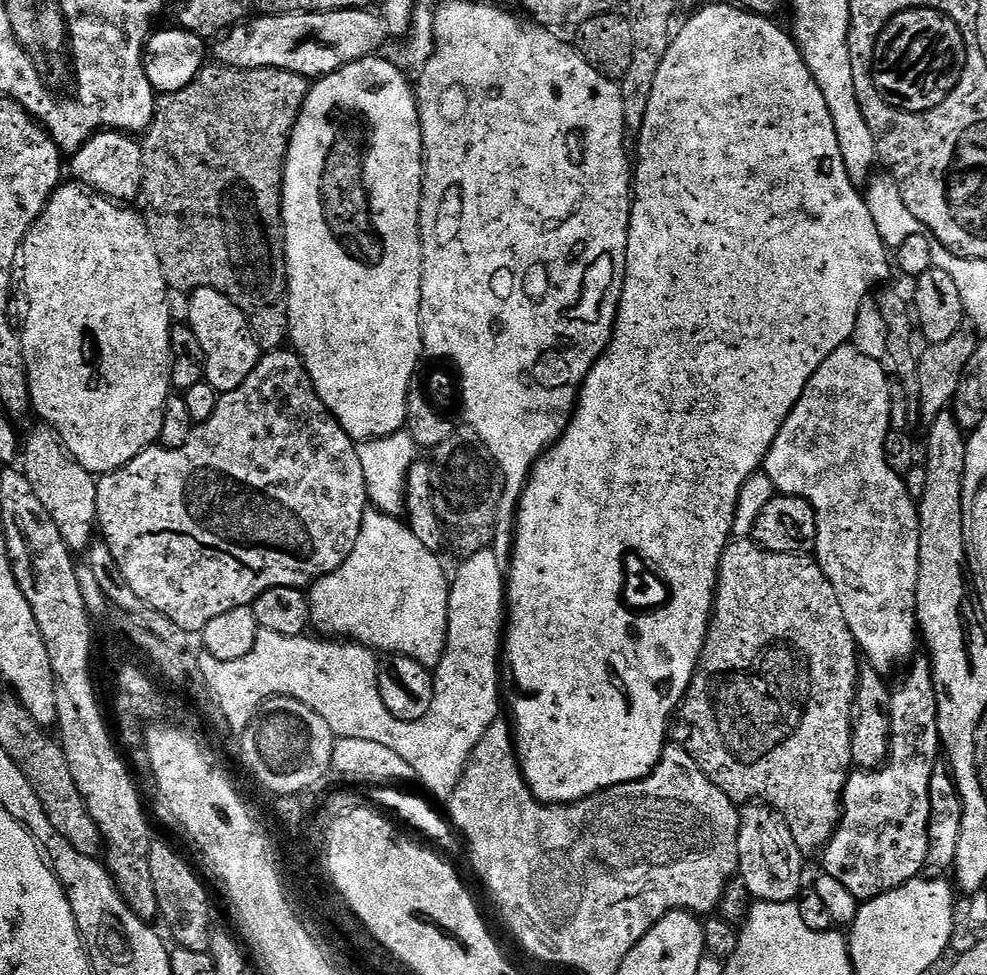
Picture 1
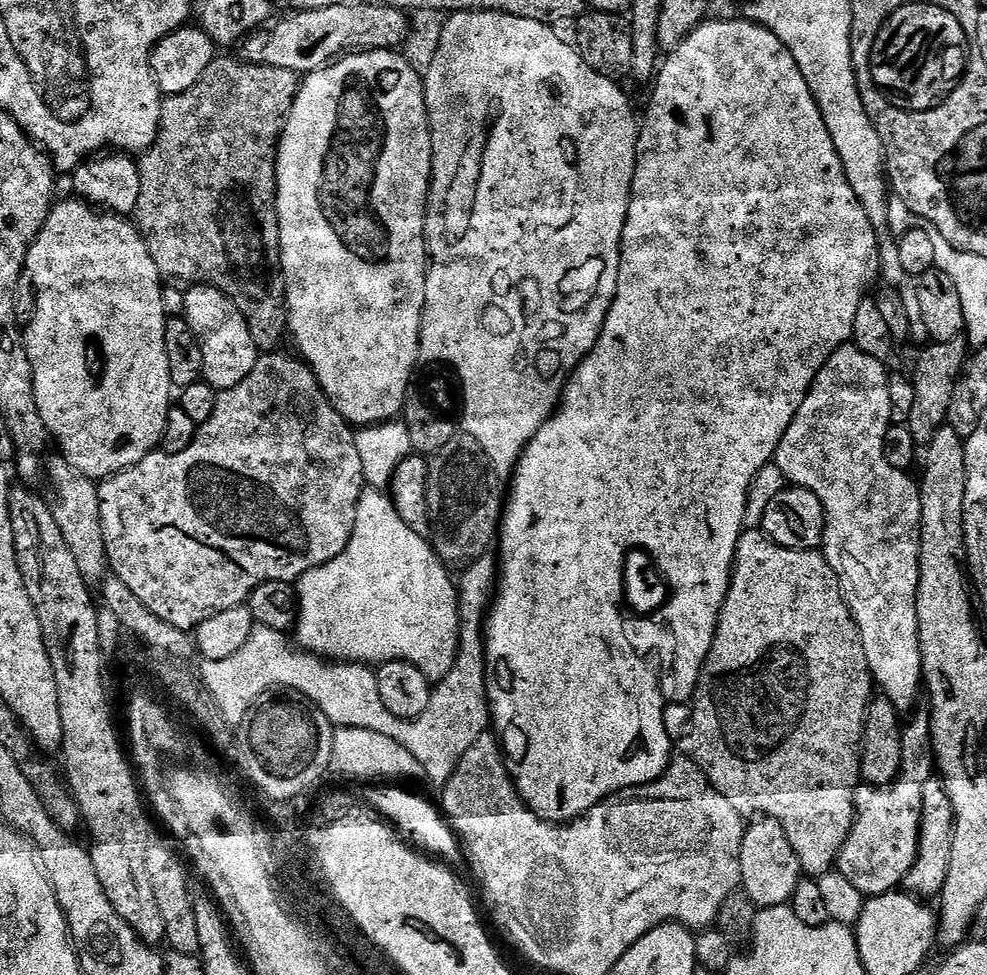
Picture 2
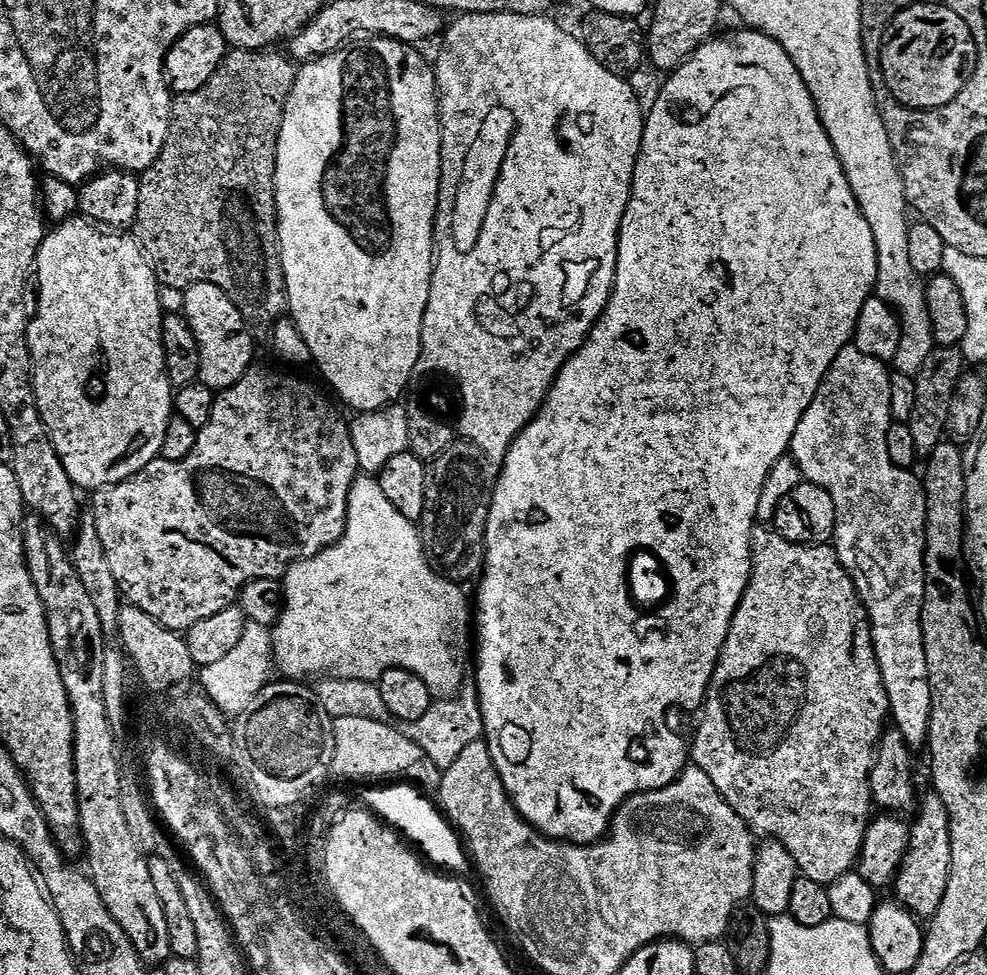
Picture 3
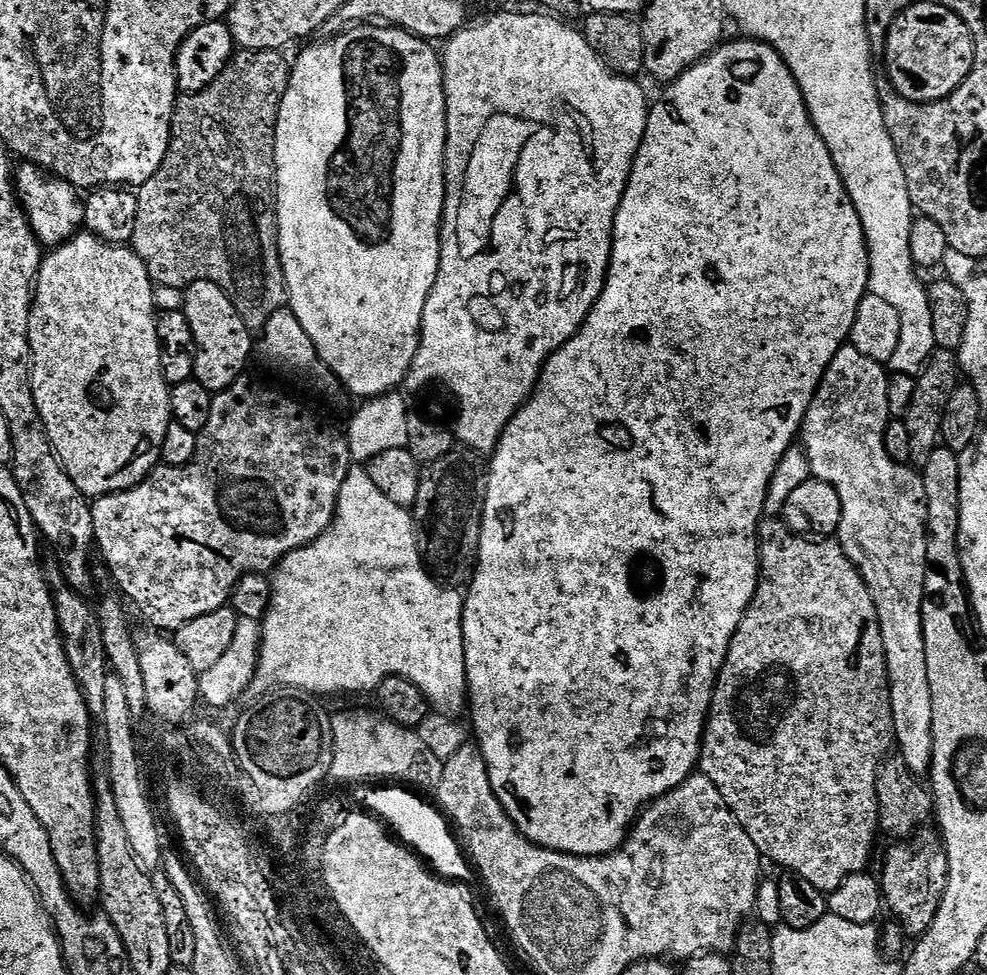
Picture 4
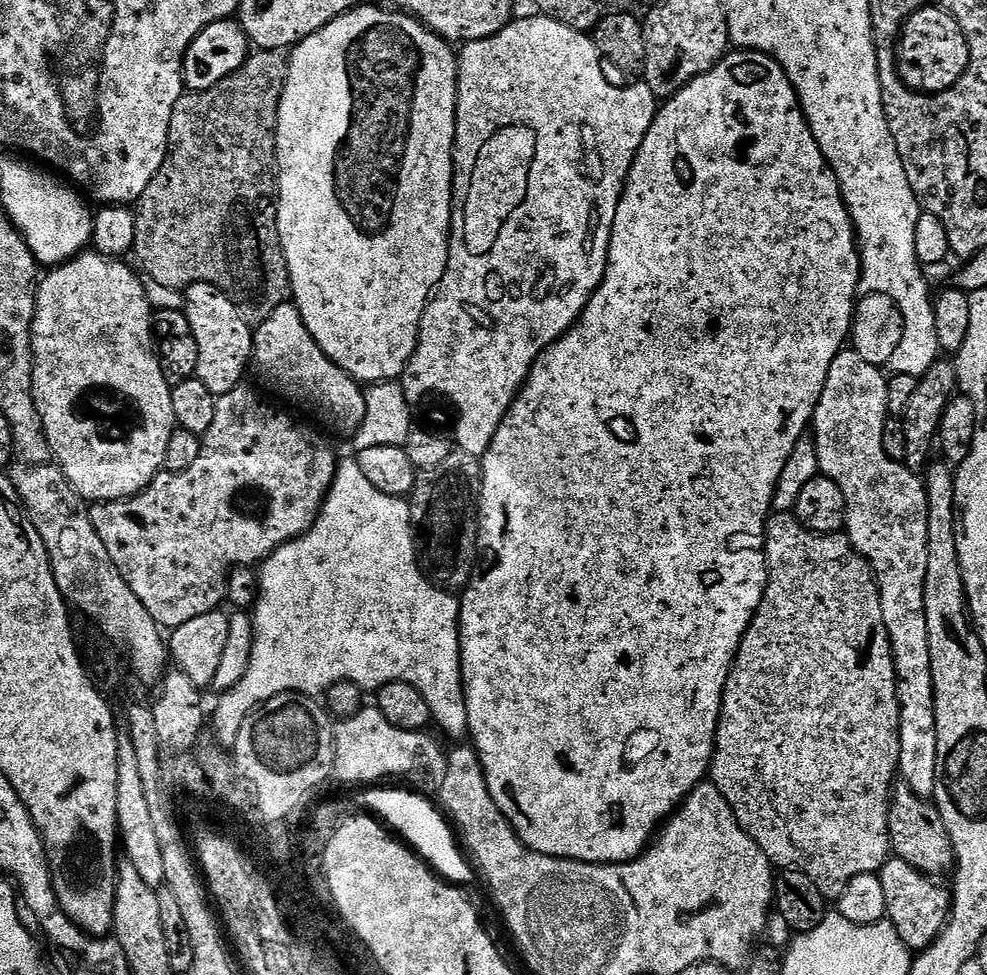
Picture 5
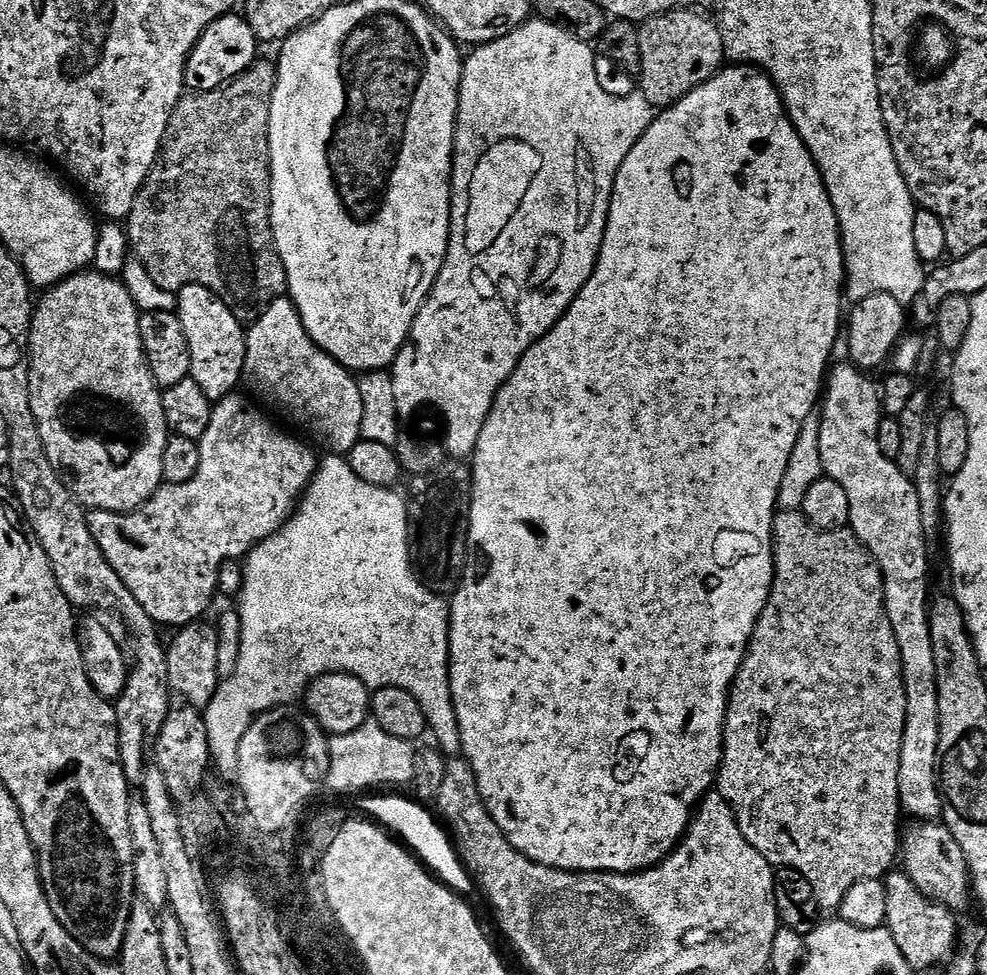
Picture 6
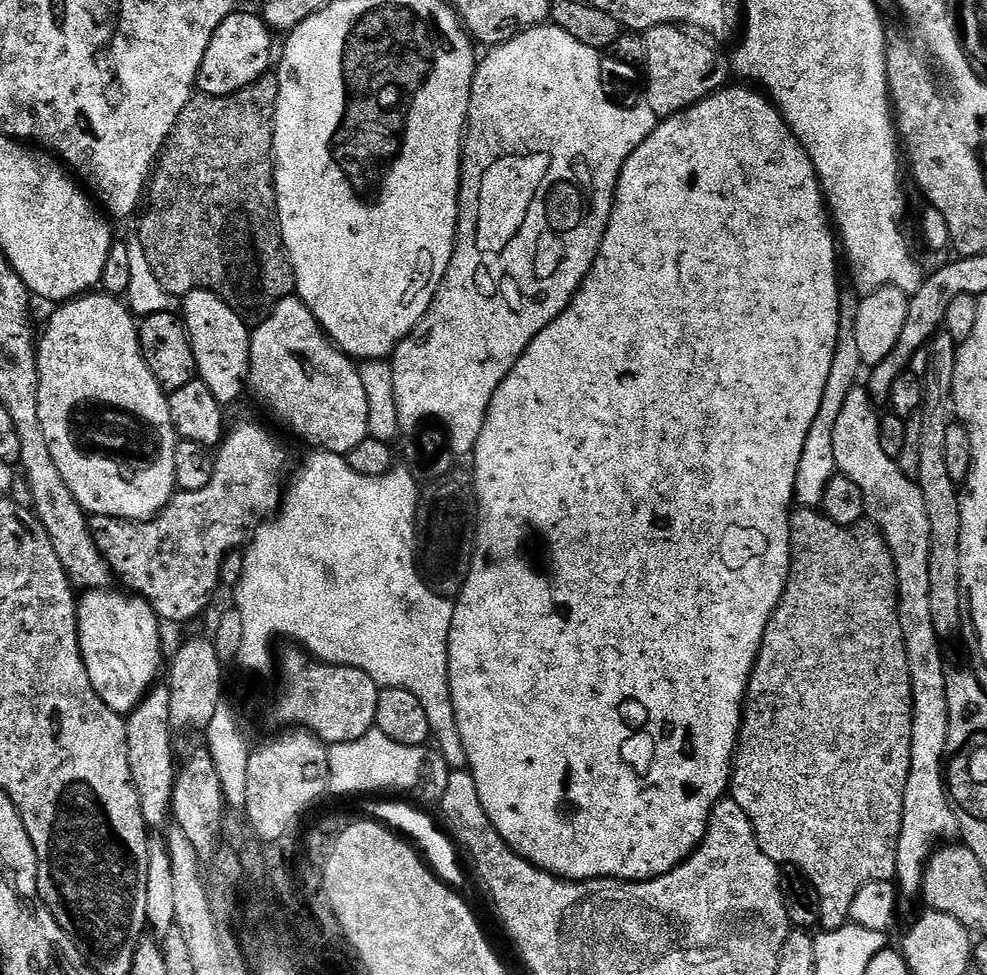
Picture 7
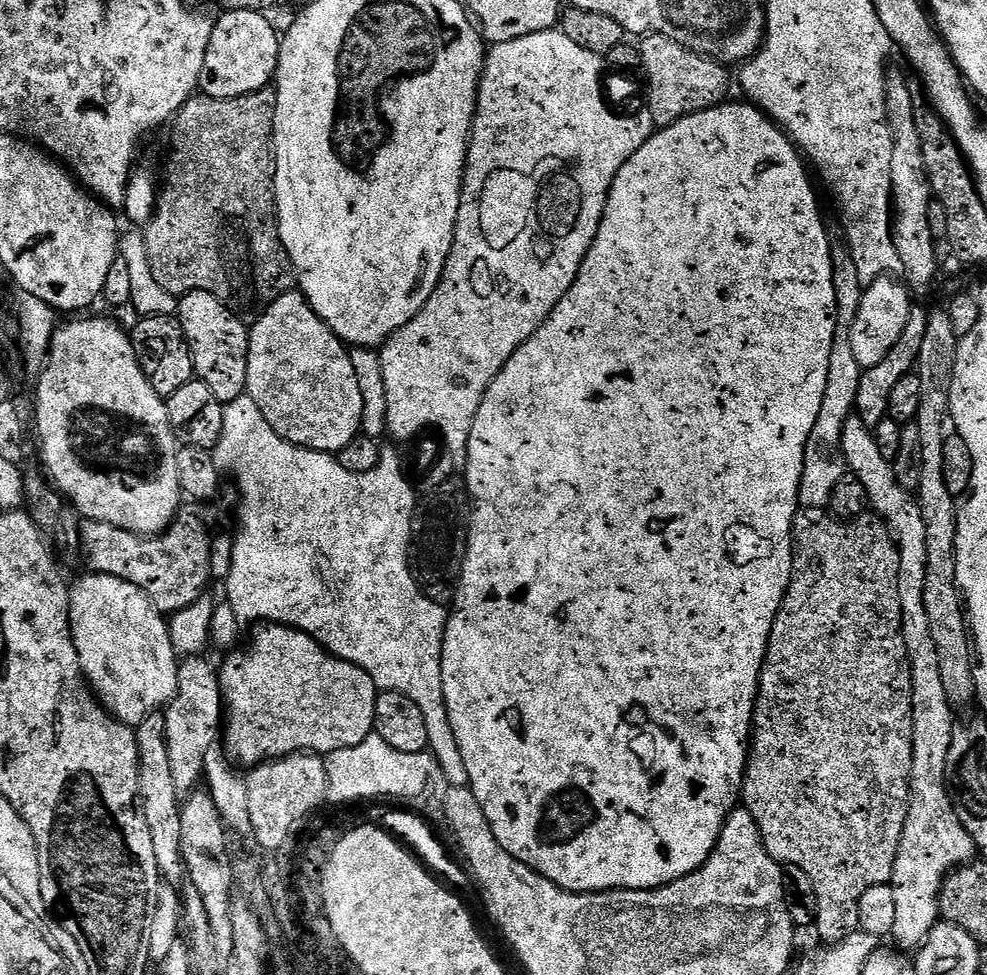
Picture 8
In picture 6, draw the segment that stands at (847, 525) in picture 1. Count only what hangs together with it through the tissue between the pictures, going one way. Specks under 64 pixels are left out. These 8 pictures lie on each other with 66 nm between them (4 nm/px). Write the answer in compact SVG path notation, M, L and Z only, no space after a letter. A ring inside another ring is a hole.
M840 362L831 369L826 380L826 391L822 396L822 412L819 415L820 422L820 445L822 446L822 464L826 475L831 480L836 480L846 490L847 497L850 498L850 528L856 533L856 537L864 543L864 547L872 553L884 573L884 601L886 602L886 612L890 618L890 626L894 626L894 634L898 638L898 648L902 654L902 674L904 675L904 685L906 686L906 730L902 740L902 766L898 776L898 790L900 791L900 806L905 813L908 812L912 818L919 818L924 822L936 822L941 819L944 798L940 795L940 781L938 779L938 765L940 763L940 714L938 712L938 678L936 677L936 659L934 658L934 642L930 642L930 622L928 614L930 611L930 595L928 596L928 540L929 537L924 531L924 519L922 518L922 506L918 498L913 477L909 473L900 469L899 463L886 454L882 454L882 446L878 446L878 426L882 419L881 389L878 384L871 380L867 371L861 370L851 362Z

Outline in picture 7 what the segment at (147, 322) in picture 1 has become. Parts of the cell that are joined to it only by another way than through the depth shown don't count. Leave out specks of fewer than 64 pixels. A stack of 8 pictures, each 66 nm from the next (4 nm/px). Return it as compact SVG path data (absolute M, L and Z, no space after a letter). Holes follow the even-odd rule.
M103 290L91 294L77 296L74 300L63 301L60 308L48 320L44 333L39 333L36 350L36 365L38 366L38 422L42 422L42 434L46 434L46 446L50 450L50 458L62 476L62 482L74 494L89 517L109 516L119 520L155 520L157 514L167 506L178 489L174 478L174 450L178 437L174 430L174 422L170 418L168 396L164 389L158 386L154 374L150 374L150 366L146 366L146 358L140 349L140 334L138 320L121 297L109 296Z

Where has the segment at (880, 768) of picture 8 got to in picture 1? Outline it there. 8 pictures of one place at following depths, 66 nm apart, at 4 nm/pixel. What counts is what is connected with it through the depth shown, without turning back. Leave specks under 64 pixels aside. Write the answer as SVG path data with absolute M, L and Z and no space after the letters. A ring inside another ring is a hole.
M736 538L726 546L720 570L716 574L716 601L712 607L712 621L708 624L700 661L678 709L678 716L688 723L686 747L694 762L698 762L702 774L706 774L706 778L710 778L710 782L714 782L714 786L718 786L718 790L726 793L733 802L763 802L779 811L804 854L819 853L840 825L844 787L854 768L852 707L861 667L862 656L856 647L854 634L850 634L850 626L846 626L846 614L842 614L838 594L834 594L830 578L826 578L811 555L767 552L751 538Z

